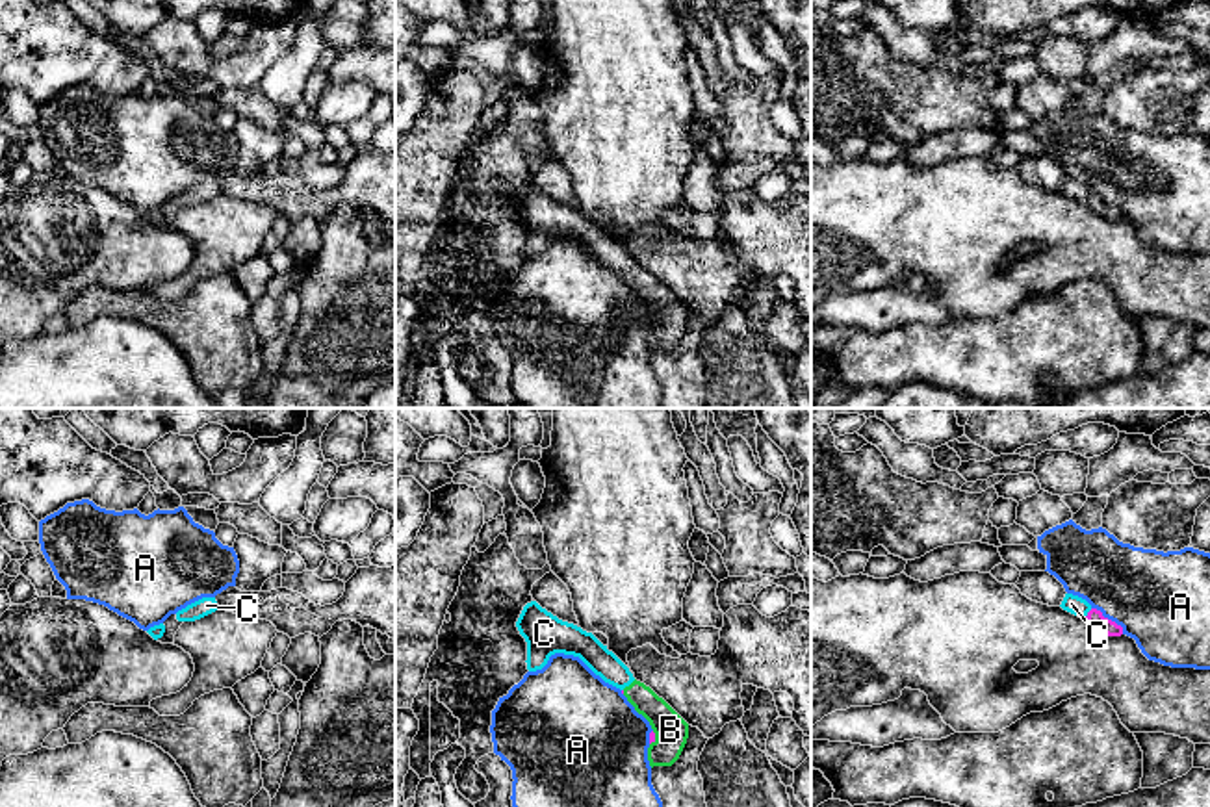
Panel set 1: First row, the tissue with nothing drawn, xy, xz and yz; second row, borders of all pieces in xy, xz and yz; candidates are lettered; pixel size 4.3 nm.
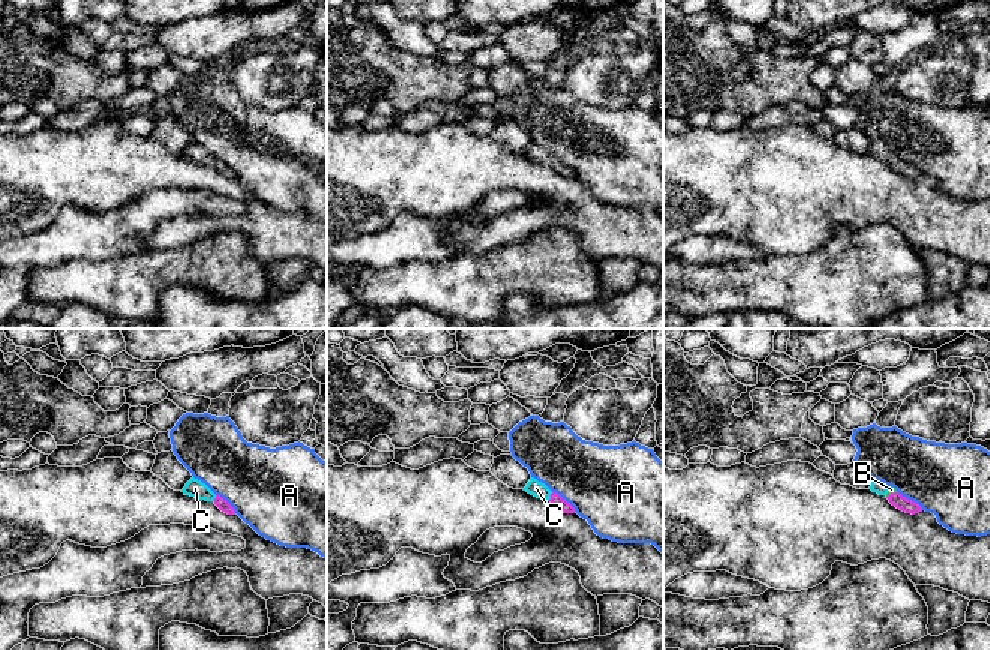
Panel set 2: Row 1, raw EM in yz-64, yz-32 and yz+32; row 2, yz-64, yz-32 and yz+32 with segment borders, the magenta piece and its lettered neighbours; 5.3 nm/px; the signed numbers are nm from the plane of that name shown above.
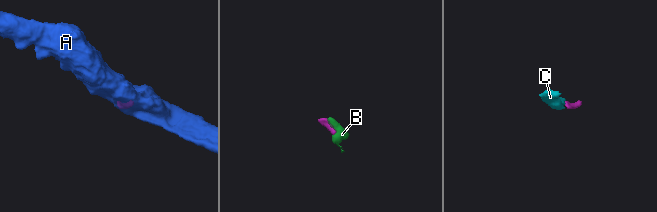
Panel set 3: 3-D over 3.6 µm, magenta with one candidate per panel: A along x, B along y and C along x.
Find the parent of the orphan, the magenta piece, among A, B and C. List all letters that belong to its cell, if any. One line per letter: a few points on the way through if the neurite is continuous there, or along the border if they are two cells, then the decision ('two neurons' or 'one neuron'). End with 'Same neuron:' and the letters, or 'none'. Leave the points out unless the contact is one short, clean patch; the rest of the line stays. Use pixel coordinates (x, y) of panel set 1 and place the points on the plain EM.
A: border along yz (1092, 192), (1114, 204), (1123, 217); two neurons
B: one neuron
C: one neuron
Same neuron: B, C

